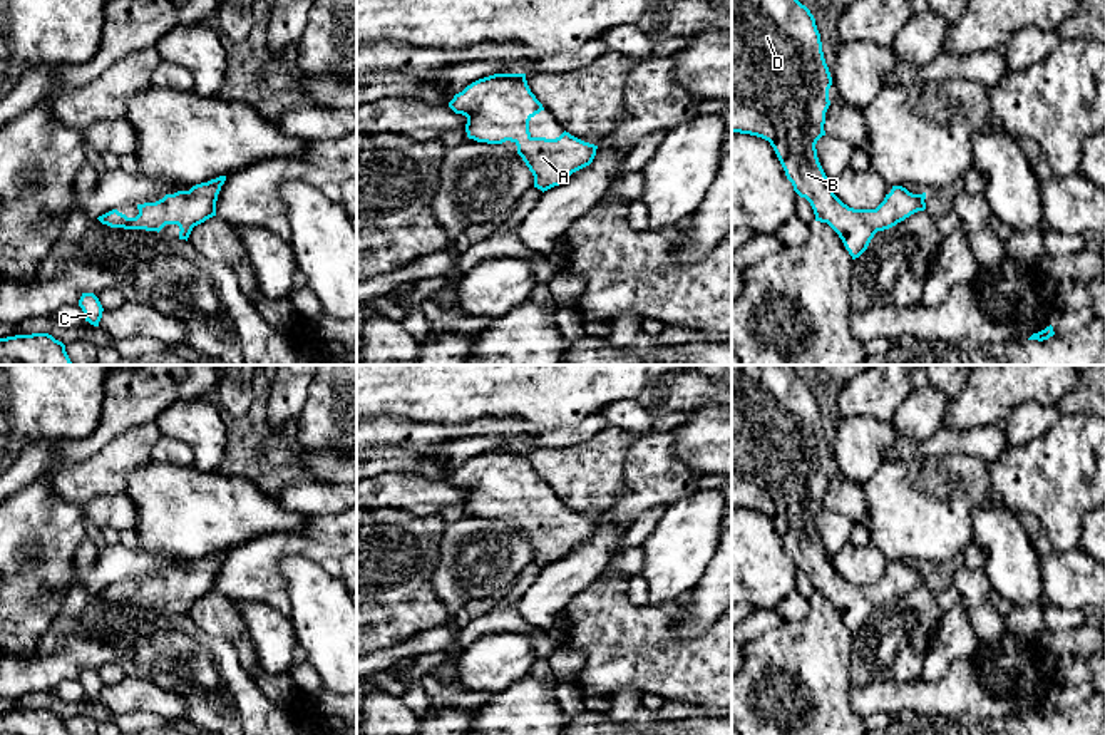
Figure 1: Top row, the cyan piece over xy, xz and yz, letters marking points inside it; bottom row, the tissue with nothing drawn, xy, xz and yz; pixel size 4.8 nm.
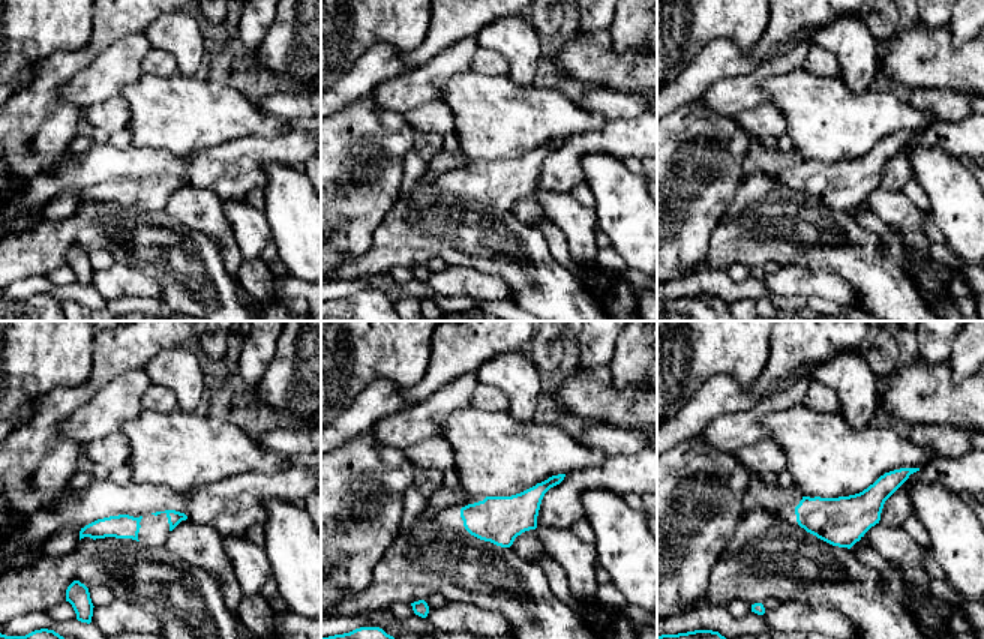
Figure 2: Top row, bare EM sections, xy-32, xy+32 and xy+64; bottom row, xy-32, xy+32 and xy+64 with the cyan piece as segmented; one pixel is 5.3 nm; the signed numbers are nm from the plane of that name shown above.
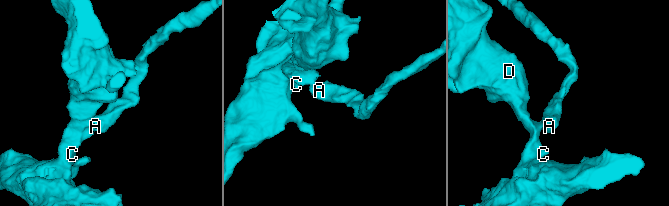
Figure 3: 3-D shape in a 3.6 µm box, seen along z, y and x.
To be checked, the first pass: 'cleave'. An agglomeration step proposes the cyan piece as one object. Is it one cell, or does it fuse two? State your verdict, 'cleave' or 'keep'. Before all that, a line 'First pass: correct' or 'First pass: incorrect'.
First pass: incorrect
keep

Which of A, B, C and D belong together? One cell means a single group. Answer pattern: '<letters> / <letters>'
A B C D

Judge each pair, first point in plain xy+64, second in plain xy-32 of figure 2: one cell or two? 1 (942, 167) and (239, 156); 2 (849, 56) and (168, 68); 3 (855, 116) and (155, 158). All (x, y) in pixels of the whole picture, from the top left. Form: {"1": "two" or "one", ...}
{"1": "two", "2": "two", "3": "two"}

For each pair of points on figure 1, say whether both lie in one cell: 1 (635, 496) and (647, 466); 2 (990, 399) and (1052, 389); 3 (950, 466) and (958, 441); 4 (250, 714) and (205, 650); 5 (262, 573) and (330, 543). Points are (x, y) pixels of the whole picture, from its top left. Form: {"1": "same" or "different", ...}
{"1": "same", "2": "same", "3": "different", "4": "same", "5": "same"}

